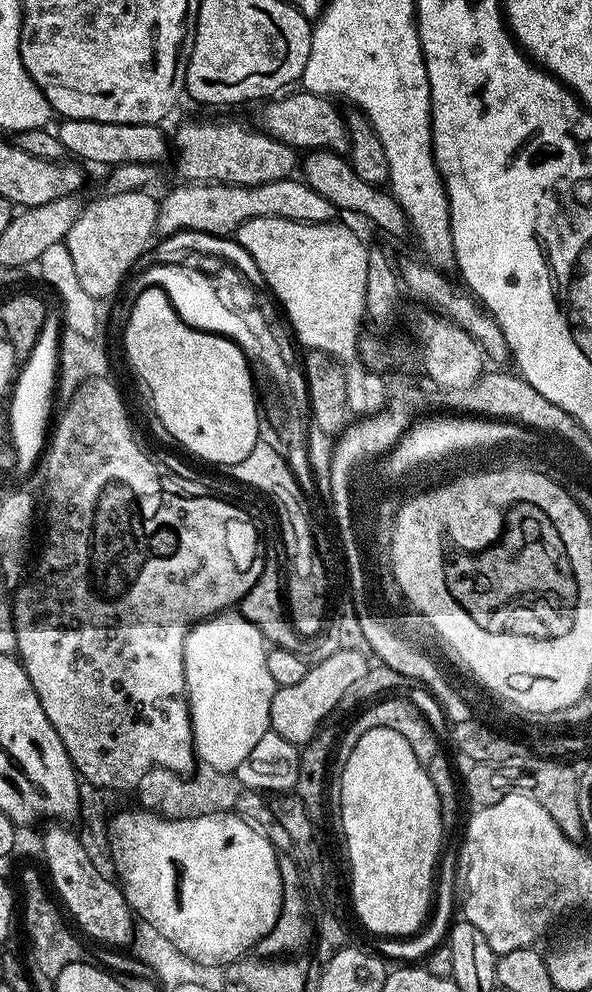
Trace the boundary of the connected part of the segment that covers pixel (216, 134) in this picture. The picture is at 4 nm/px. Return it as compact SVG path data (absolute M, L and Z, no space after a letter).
M192 120L184 124L174 136L174 156L176 152L176 168L181 172L183 179L188 182L199 182L202 184L233 184L249 188L266 182L278 182L289 179L292 172L297 171L298 156L290 145L275 140L263 130L251 128L240 120Z

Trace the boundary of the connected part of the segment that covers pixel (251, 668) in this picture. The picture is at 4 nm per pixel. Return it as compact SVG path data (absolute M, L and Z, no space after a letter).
M239 614L209 616L193 624L184 643L188 709L192 715L192 747L205 768L235 773L250 750L272 727L270 702L276 683L266 666L264 635Z

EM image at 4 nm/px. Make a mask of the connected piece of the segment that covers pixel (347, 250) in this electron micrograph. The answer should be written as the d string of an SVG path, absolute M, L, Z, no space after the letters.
M263 216L262 218L254 218L248 220L243 226L237 228L234 238L243 246L250 254L250 258L254 258L254 262L258 262L258 270L262 280L269 284L271 295L278 301L279 307L288 315L288 320L292 323L292 328L296 331L296 336L305 344L305 349L315 350L317 352L325 352L340 361L345 366L351 366L355 360L358 360L358 345L361 343L360 323L365 323L366 313L364 303L366 302L366 258L368 257L368 248L363 244L346 225L341 222L333 222L330 224L303 224L302 222L290 222L283 220L277 216Z

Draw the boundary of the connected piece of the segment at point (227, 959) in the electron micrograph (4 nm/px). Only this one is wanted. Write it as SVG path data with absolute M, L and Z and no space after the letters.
M139 807L128 808L125 812L120 812L116 817L114 815L107 821L106 840L108 848L112 851L112 864L116 867L114 873L118 881L120 891L124 894L124 900L129 909L141 921L147 921L148 924L158 930L163 937L167 938L178 948L182 950L189 958L194 958L195 962L200 962L205 966L221 967L233 964L241 959L247 950L255 949L257 942L266 934L275 924L281 908L283 898L283 884L280 881L278 852L273 848L267 835L258 830L259 827L253 826L243 817L227 812L203 812L201 816L191 816L185 820L169 820L162 818L159 812L151 810L141 810Z

